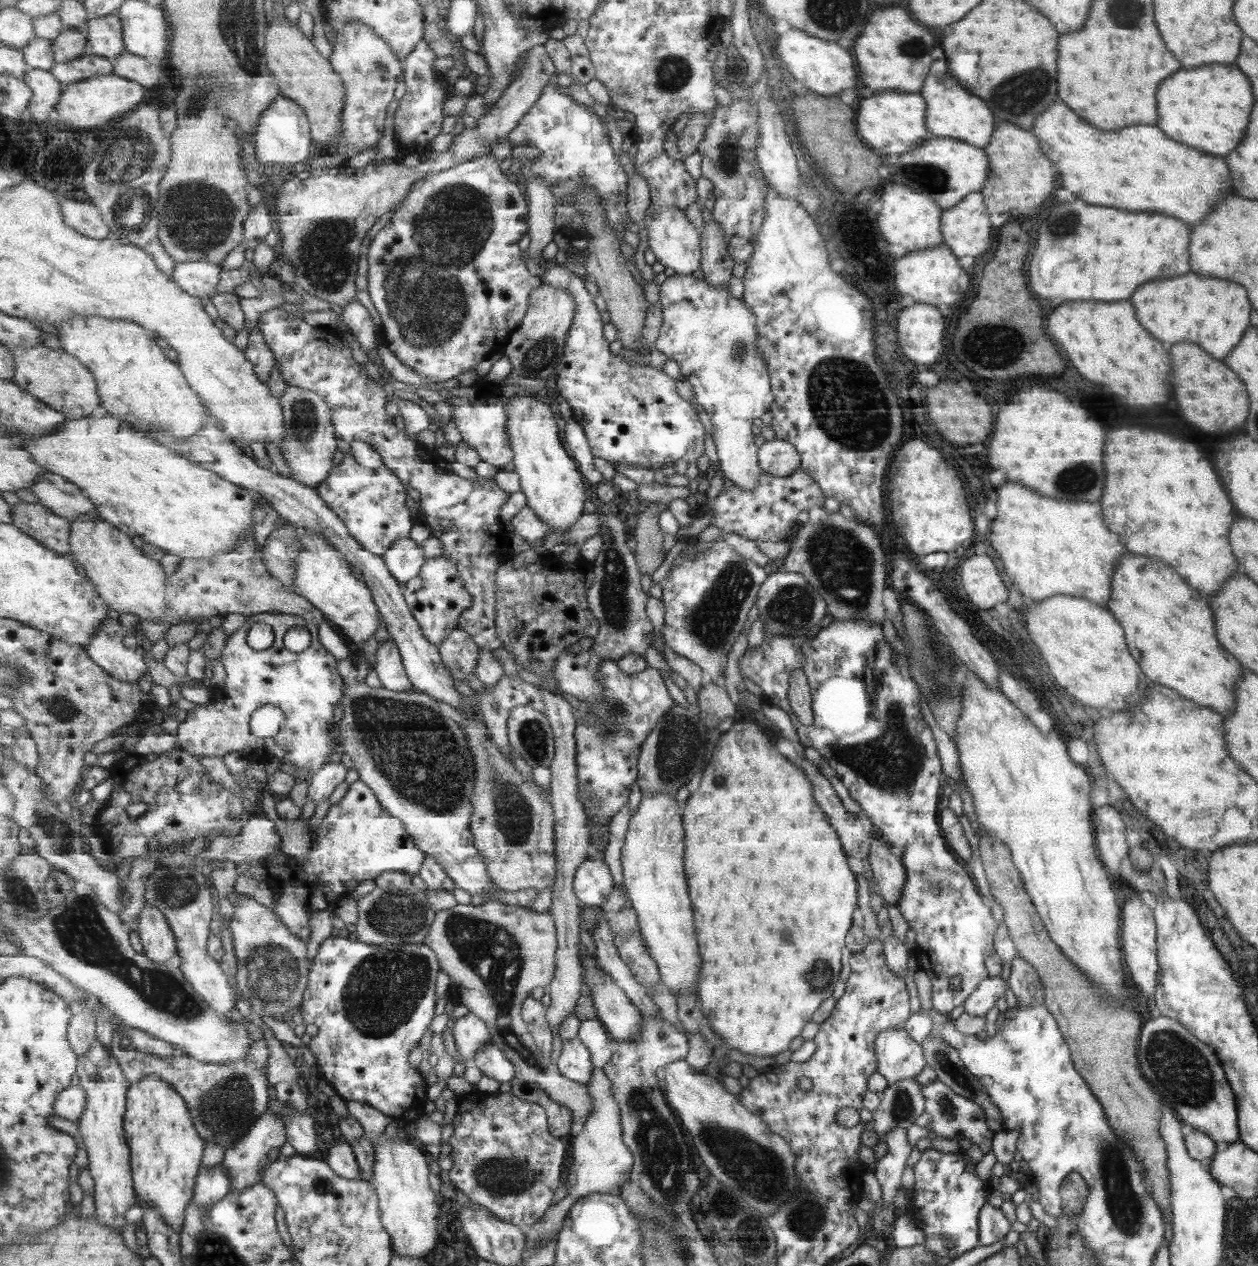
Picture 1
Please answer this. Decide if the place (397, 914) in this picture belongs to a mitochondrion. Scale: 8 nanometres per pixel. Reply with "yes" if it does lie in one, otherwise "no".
yes

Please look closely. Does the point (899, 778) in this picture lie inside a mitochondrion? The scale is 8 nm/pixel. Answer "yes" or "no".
yes

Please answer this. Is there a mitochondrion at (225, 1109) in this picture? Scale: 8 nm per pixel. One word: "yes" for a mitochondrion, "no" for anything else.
yes

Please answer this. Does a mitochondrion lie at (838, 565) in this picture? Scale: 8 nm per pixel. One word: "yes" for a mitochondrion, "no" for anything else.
yes

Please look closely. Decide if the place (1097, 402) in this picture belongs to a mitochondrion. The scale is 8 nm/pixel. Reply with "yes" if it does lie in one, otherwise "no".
no

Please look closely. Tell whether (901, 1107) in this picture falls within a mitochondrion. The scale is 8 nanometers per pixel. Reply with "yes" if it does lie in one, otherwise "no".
yes

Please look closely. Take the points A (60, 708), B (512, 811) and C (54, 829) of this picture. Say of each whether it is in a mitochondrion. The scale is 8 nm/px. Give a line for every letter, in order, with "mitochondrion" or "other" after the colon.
A: mitochondrion
B: mitochondrion
C: mitochondrion

